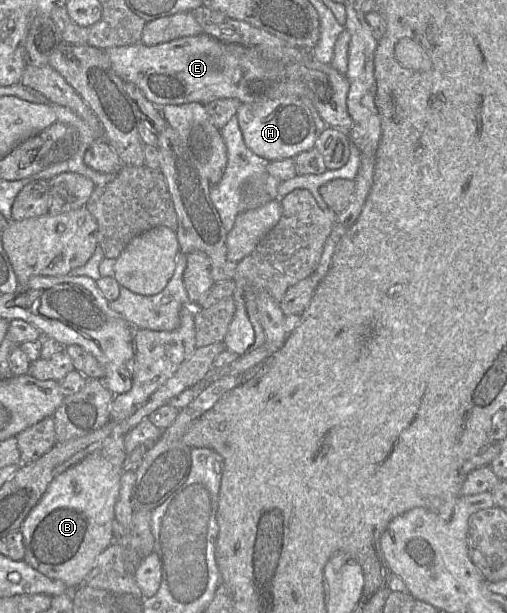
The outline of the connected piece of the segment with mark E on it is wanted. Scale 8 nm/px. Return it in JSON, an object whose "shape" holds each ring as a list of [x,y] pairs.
{"shape":[[[200,34],[196,36],[187,36],[181,37],[169,42],[157,44],[154,46],[146,46],[139,43],[121,47],[112,47],[105,50],[107,55],[109,56],[111,68],[112,70],[124,81],[134,83],[144,94],[144,96],[152,102],[154,105],[158,107],[162,107],[165,105],[182,105],[192,102],[198,102],[201,104],[208,104],[217,99],[224,98],[236,98],[240,100],[242,103],[259,103],[267,100],[278,99],[282,97],[299,97],[306,98],[312,102],[314,105],[316,112],[320,116],[320,118],[331,128],[338,129],[342,132],[348,133],[352,126],[352,119],[347,111],[347,96],[349,91],[349,81],[347,77],[341,73],[339,73],[335,68],[333,68],[330,63],[324,64],[320,62],[316,62],[311,58],[302,63],[302,64],[275,64],[274,62],[268,62],[265,58],[263,58],[254,47],[247,47],[237,43],[224,43],[219,41],[218,39],[211,37],[207,34]]]}

